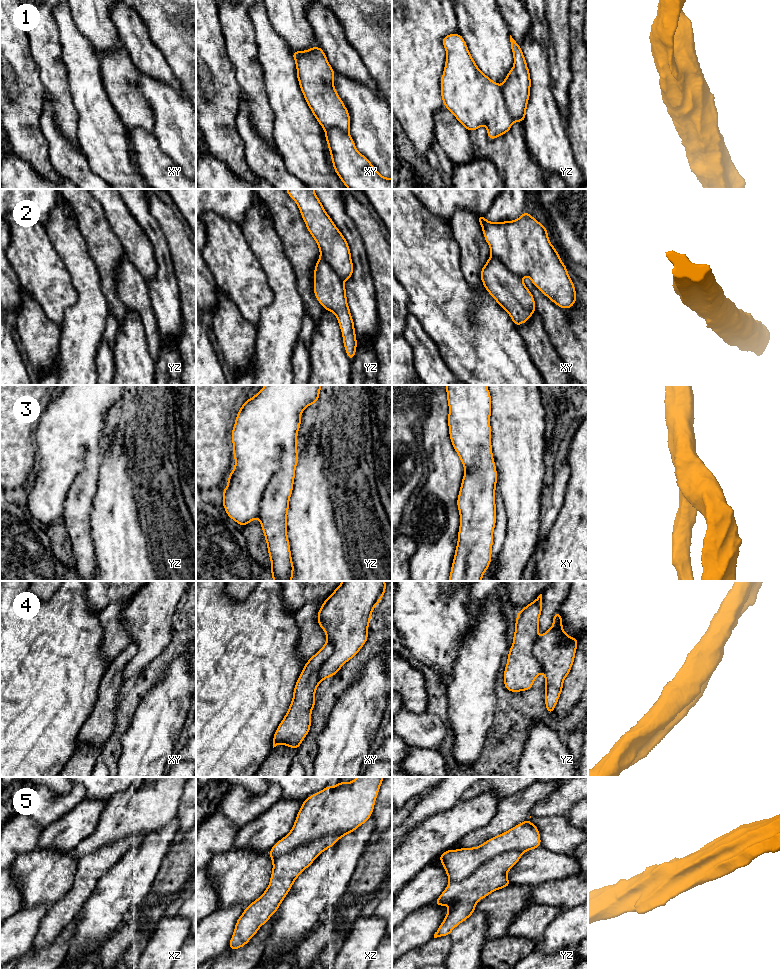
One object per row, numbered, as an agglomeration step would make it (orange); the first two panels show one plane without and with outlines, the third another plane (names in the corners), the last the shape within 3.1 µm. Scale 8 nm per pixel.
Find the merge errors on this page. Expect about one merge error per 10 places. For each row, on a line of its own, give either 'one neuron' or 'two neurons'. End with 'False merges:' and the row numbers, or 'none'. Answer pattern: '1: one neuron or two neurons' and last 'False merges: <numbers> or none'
1: one neuron
2: one neuron
3: one neuron
4: one neuron
5: two neurons
False merges: 5

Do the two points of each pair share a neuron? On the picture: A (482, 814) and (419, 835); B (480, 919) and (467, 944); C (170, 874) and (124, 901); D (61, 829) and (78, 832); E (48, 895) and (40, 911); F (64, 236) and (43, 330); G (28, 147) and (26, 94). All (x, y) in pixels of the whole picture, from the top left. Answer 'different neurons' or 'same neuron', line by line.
A: same neuron
B: same neuron
C: different neurons
D: same neuron
E: different neurons
F: different neurons
G: same neuron

